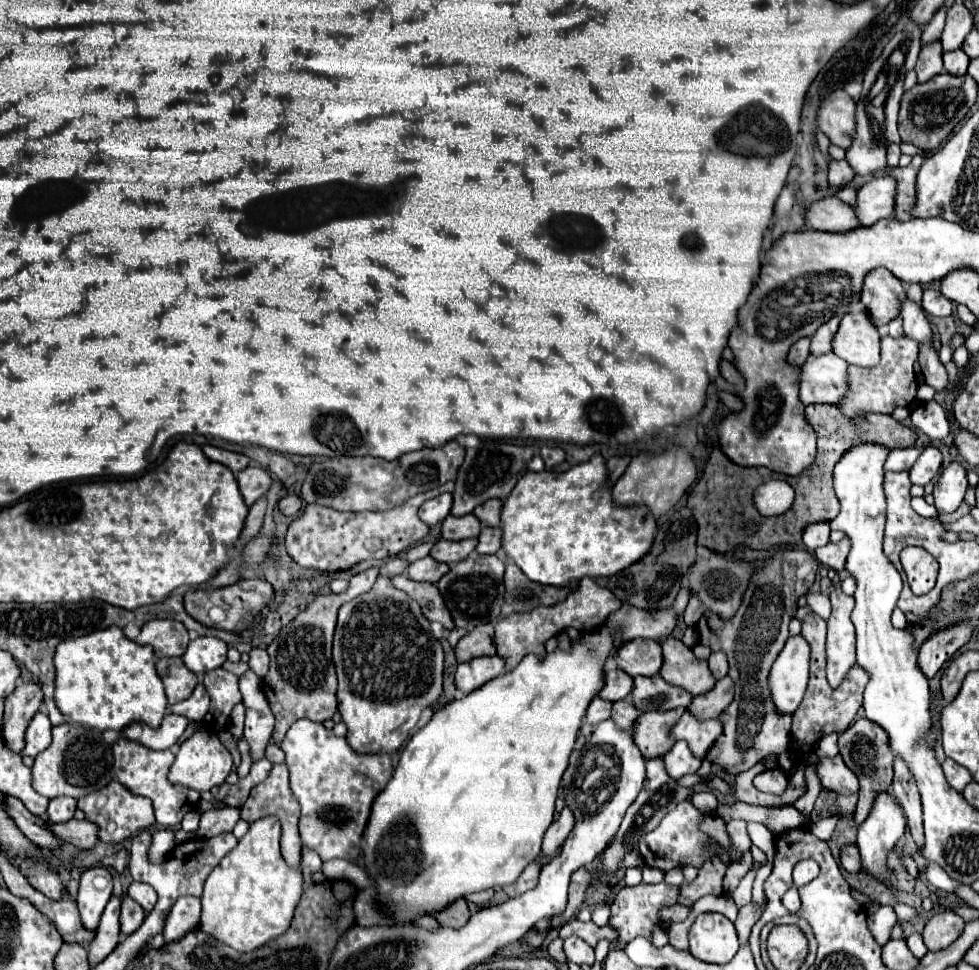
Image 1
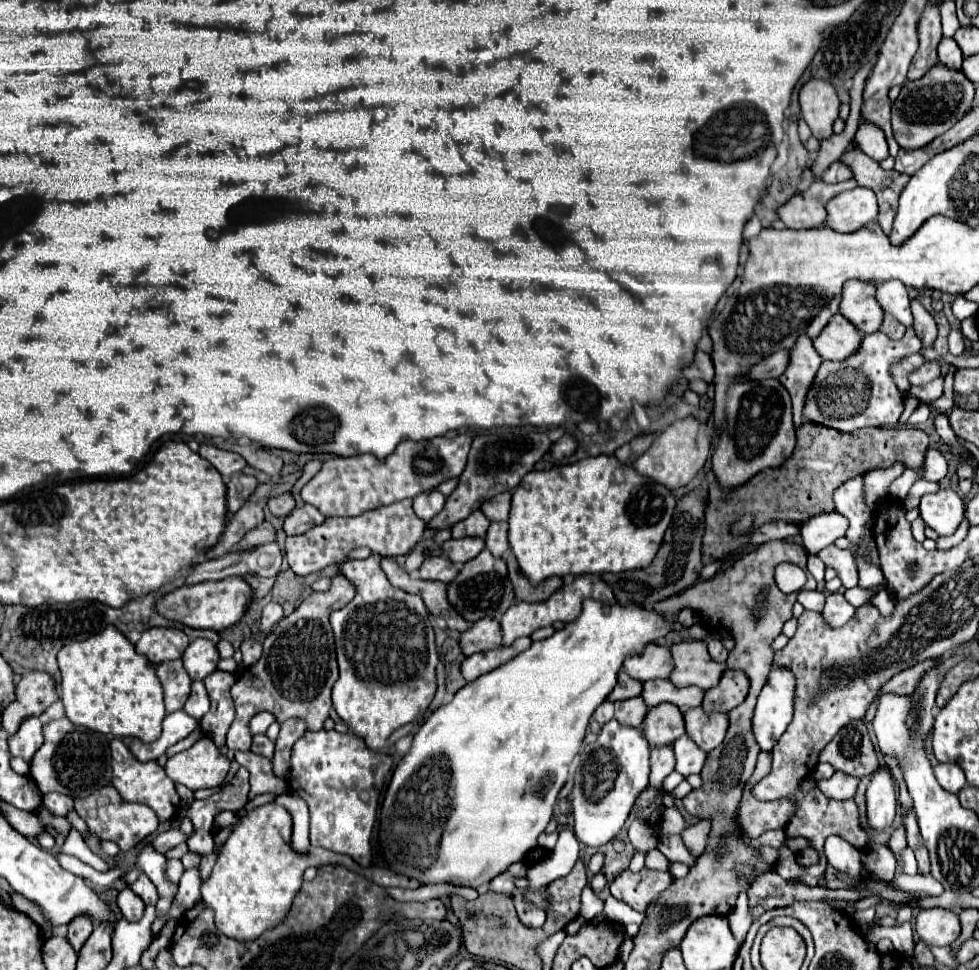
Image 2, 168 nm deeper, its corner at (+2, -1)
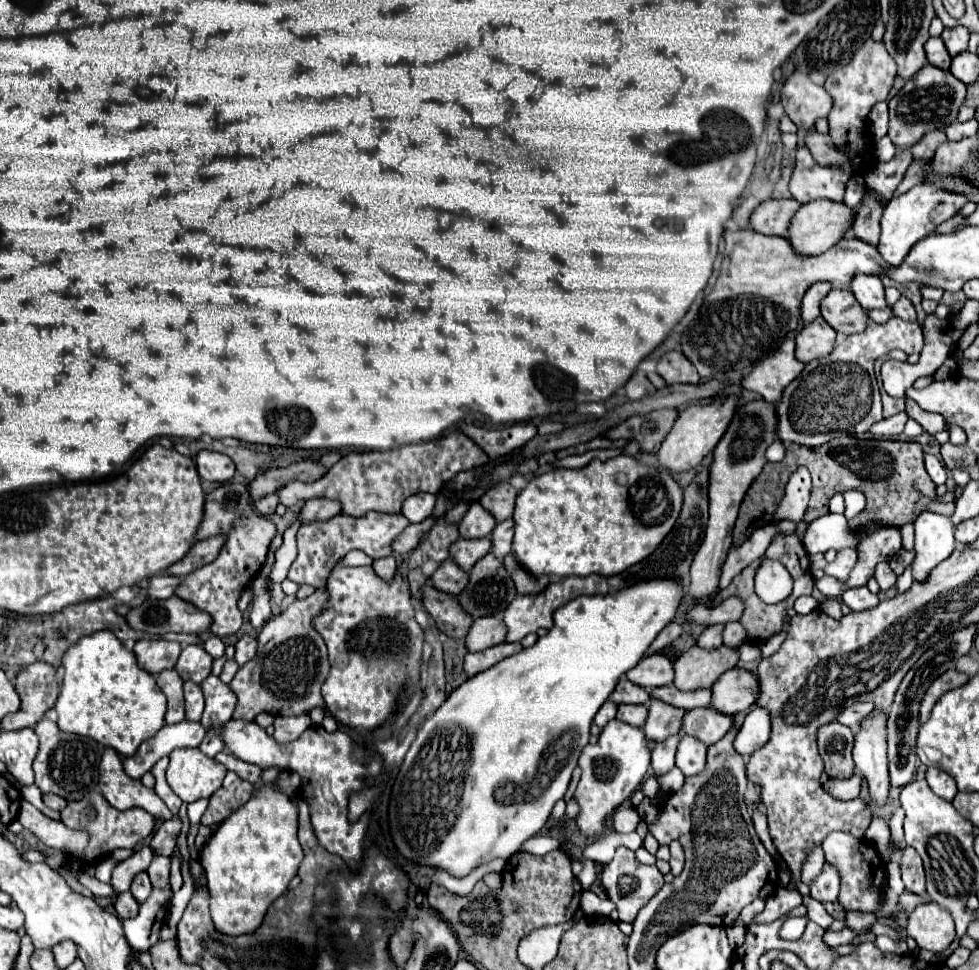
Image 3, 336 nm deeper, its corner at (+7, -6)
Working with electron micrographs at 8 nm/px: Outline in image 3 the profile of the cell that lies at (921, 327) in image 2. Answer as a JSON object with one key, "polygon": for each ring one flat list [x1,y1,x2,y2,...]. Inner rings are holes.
{"polygon":[[901,297,895,305,893,305,893,313,903,319,903,321,915,321,917,319,917,313,915,313,915,307,913,303,907,299,907,297]]}

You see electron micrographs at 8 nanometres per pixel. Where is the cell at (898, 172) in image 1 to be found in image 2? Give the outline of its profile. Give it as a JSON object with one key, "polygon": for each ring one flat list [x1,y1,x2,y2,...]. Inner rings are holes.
{"polygon":[[858,148,844,152,840,162,850,166,852,174,856,174,858,186,874,190,874,194,878,198,876,222,880,224,884,234,890,234,892,220,894,220,896,208,898,208,898,196,906,188,910,176,898,174,896,170,882,170,876,160,872,160]]}

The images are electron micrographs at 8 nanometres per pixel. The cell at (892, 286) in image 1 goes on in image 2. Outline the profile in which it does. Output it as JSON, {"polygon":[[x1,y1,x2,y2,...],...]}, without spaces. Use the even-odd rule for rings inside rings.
{"polygon":[[850,280,844,284,840,296,840,314,862,334,876,332,884,318,884,312,874,298,874,286,862,280]]}

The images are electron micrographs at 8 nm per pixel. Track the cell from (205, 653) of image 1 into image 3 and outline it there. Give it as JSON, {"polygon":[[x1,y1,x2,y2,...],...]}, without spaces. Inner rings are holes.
{"polygon":[[187,645,181,651,175,669,183,677,183,681,201,683,211,673,211,663,213,657,201,645]]}

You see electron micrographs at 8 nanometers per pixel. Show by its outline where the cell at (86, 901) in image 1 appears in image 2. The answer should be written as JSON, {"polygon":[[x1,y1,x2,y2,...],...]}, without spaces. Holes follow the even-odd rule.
{"polygon":[[78,916,78,918,74,918,74,922,68,924,66,940,68,940,68,942,72,944,72,948,78,952,78,950,84,946,84,942,88,940,88,936,90,936,92,930,94,930,94,926,88,922,88,918]]}

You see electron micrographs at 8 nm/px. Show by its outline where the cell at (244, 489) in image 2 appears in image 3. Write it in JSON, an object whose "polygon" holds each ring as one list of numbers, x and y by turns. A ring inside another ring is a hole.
{"polygon":[[223,483,205,497,205,517,201,529,197,531,197,539,205,539,217,533,229,533,229,539,213,563,185,577,185,583,177,589,177,595,209,613,213,617,211,631,219,637,239,631,241,611,237,609,237,599,241,597,241,591,257,577,257,567,261,567,265,561,269,545,277,533,273,522,264,517,253,509,245,485]]}

